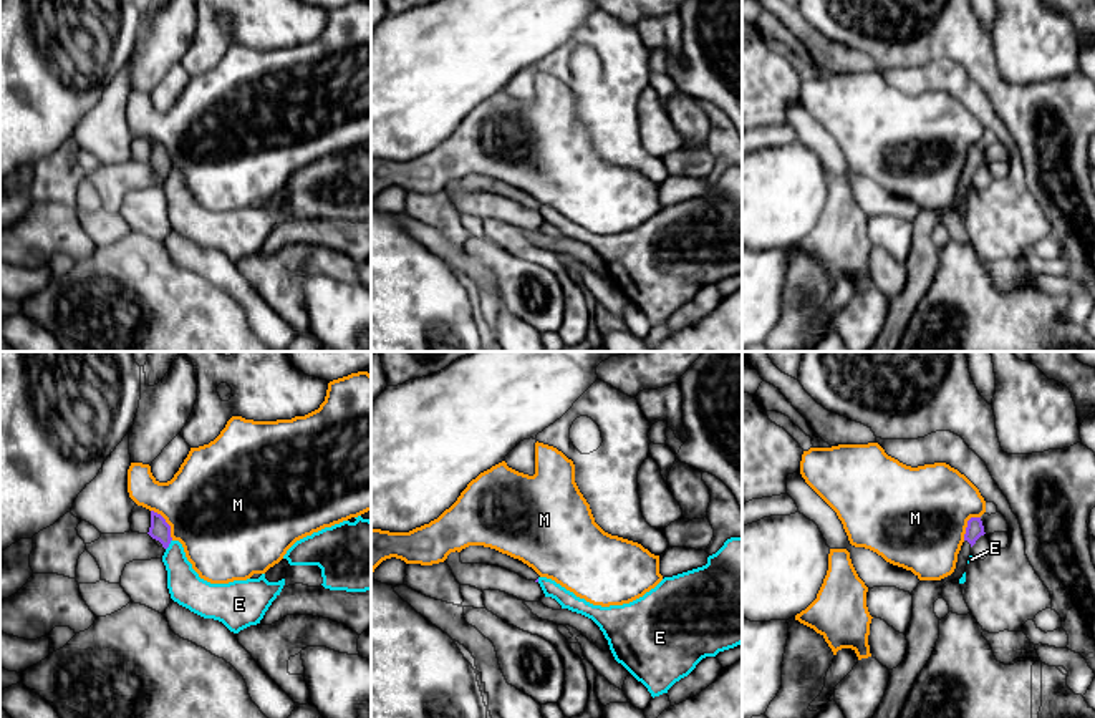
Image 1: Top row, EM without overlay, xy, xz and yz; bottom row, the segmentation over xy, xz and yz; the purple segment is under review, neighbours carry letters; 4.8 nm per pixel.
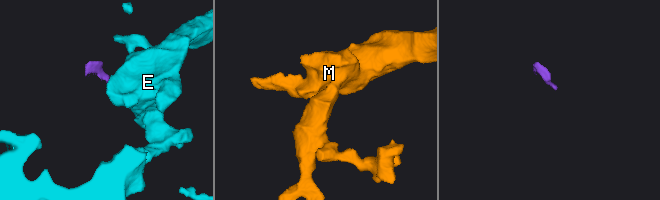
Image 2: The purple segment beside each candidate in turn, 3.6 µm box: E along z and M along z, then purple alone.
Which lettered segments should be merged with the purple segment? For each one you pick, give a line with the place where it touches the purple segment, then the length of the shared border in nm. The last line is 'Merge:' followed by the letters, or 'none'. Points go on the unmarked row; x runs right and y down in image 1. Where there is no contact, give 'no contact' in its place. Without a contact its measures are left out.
Merge: none

